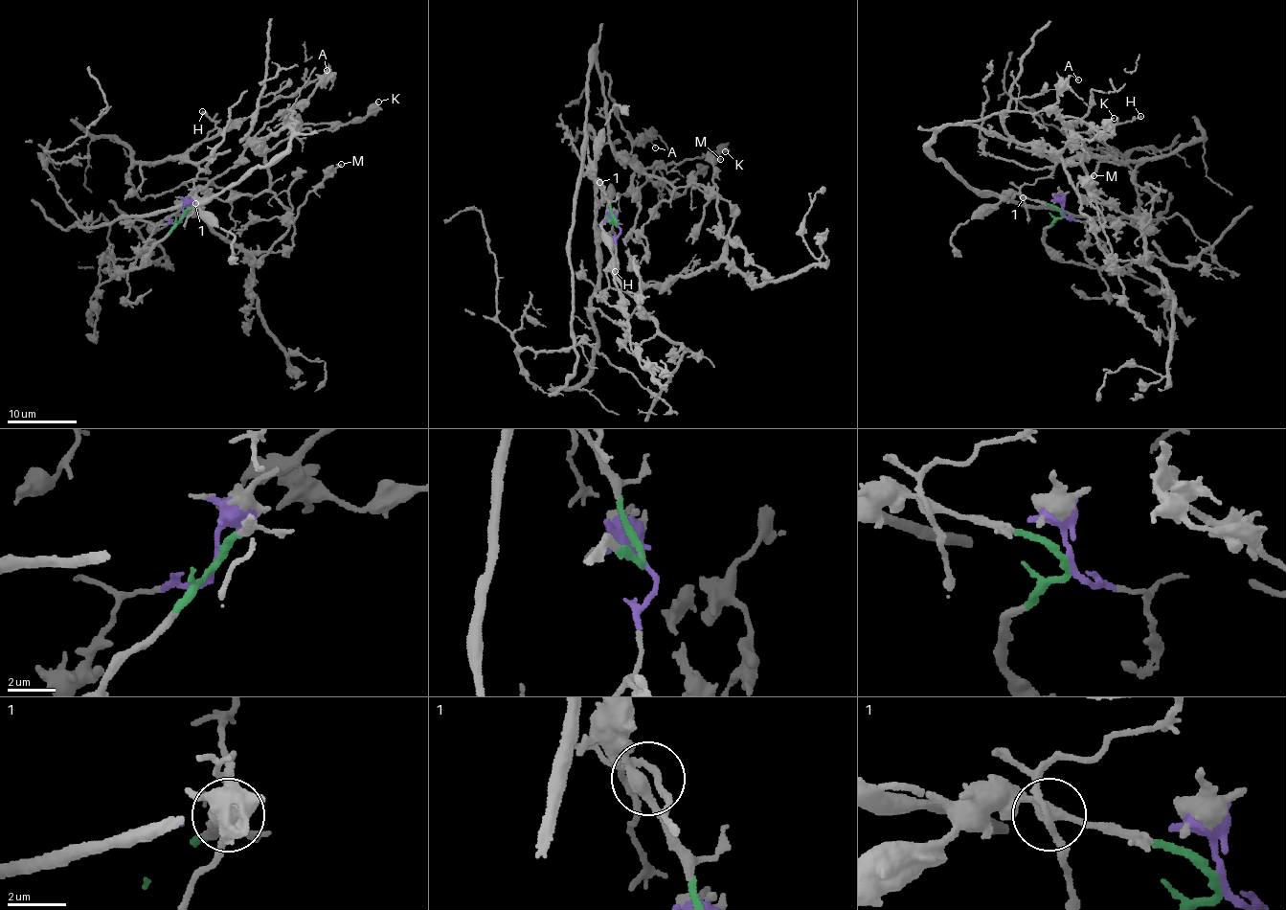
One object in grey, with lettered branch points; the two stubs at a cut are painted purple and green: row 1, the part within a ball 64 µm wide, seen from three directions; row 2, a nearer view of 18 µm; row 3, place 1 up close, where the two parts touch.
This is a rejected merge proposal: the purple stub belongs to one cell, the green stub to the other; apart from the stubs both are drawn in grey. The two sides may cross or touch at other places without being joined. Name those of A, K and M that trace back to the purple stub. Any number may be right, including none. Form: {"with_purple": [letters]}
{"with_purple": ["M"]}

